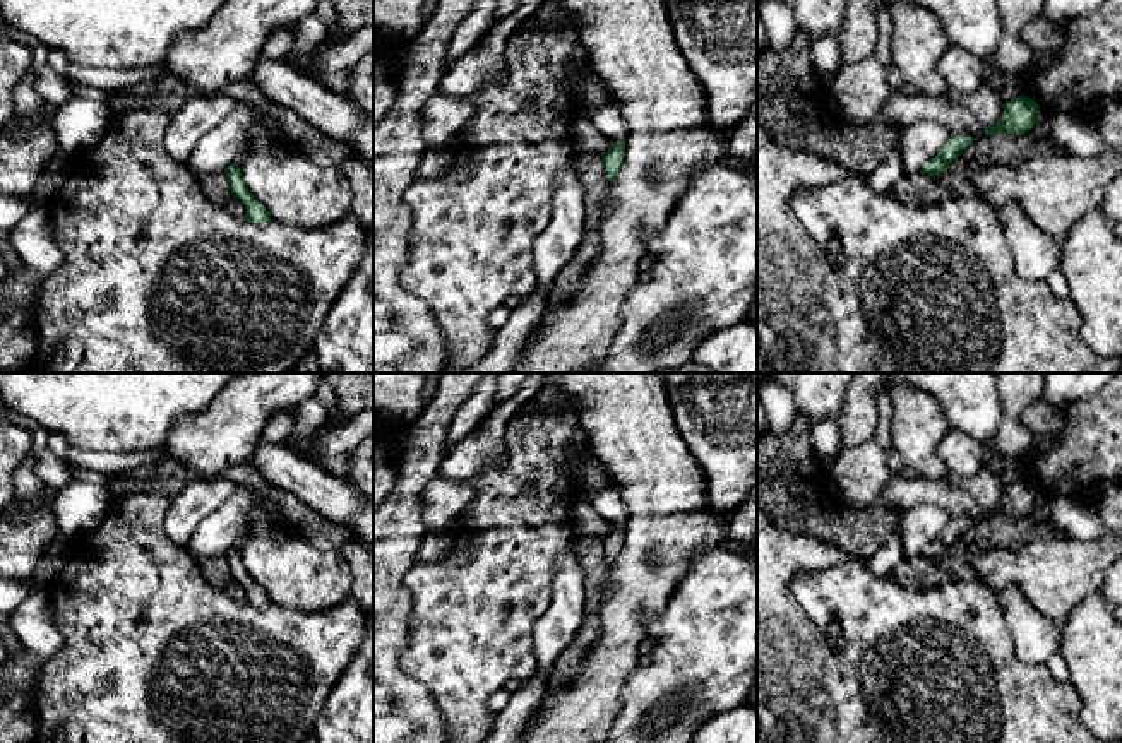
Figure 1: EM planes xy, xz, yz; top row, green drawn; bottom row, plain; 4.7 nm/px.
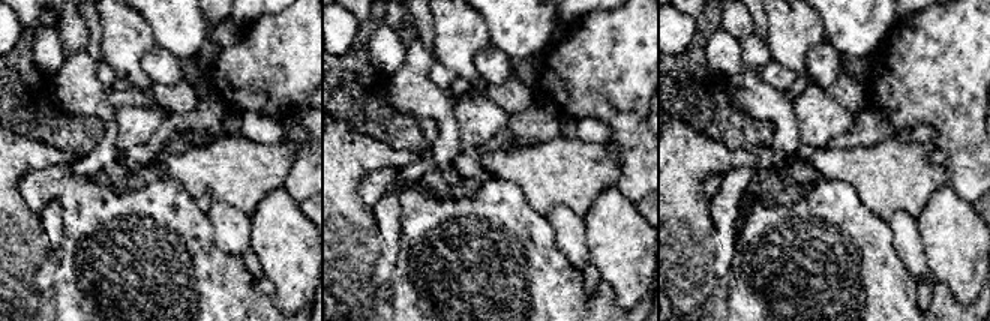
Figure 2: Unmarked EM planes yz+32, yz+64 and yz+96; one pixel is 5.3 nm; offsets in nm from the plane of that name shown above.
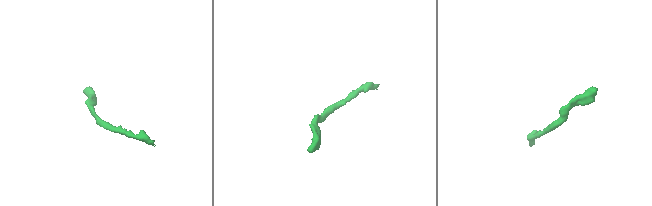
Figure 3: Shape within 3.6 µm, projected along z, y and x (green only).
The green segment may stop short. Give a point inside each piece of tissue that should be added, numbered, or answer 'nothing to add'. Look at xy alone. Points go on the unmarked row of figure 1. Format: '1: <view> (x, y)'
nothing to add

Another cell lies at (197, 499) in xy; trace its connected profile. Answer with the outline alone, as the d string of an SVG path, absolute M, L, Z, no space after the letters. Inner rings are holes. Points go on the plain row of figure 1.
M228 478L192 479L170 502L163 522L163 532L185 548L197 526L216 508L219 508L236 490Z

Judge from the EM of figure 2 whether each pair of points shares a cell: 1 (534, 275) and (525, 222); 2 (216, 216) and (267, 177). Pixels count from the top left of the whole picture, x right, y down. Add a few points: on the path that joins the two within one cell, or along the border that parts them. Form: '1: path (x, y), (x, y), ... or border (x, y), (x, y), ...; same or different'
1: path (530, 261), (525, 236); same
2: border (206, 212), (213, 200), (222, 200), (249, 218); different

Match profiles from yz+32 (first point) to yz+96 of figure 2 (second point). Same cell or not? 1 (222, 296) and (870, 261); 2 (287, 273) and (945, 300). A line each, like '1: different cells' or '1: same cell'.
1: same cell
2: different cells

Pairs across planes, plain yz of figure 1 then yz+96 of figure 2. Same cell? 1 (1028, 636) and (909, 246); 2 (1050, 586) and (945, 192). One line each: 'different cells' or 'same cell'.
1: same cell
2: different cells

